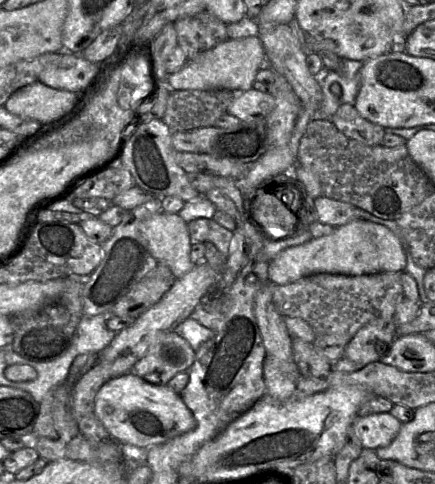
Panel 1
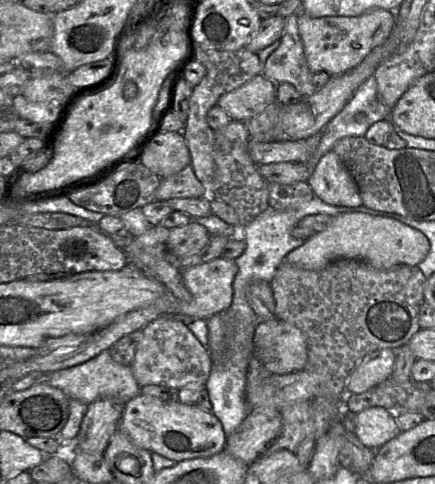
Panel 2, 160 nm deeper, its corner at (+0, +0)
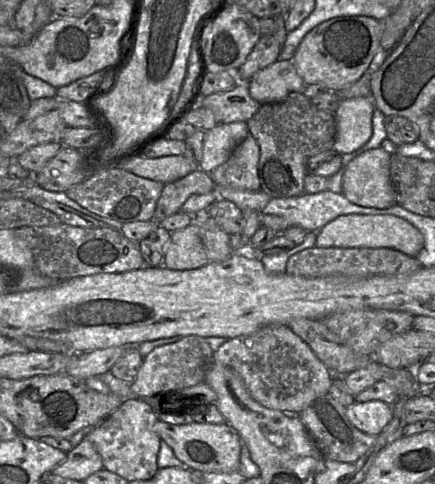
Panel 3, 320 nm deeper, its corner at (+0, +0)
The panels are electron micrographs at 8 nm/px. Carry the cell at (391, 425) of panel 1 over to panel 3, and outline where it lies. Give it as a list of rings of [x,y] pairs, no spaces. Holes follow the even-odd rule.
[[[379,400],[354,401],[347,407],[348,420],[359,430],[378,436],[393,418],[392,406]]]

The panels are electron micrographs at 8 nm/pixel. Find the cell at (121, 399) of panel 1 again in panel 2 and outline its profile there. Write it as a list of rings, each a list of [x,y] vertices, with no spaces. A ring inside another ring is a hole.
[[[142,392],[124,405],[118,428],[138,447],[176,463],[216,455],[225,450],[227,440],[221,421],[212,412]]]

